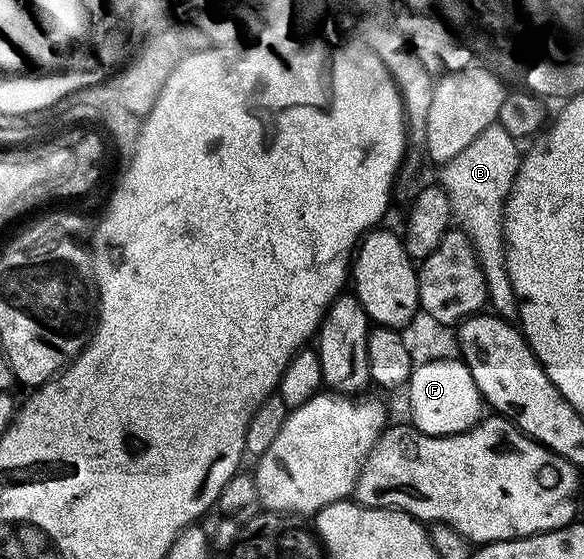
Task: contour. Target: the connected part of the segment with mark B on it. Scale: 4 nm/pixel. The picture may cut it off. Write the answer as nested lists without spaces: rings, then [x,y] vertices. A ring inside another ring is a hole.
[[[497,123],[486,127],[482,135],[438,169],[438,184],[446,191],[446,199],[450,199],[453,222],[470,239],[480,264],[488,292],[487,304],[493,305],[491,308],[505,319],[517,316],[516,299],[512,296],[512,284],[504,262],[504,202],[512,190],[522,156],[522,149],[516,145],[519,145],[517,138],[511,137]]]

